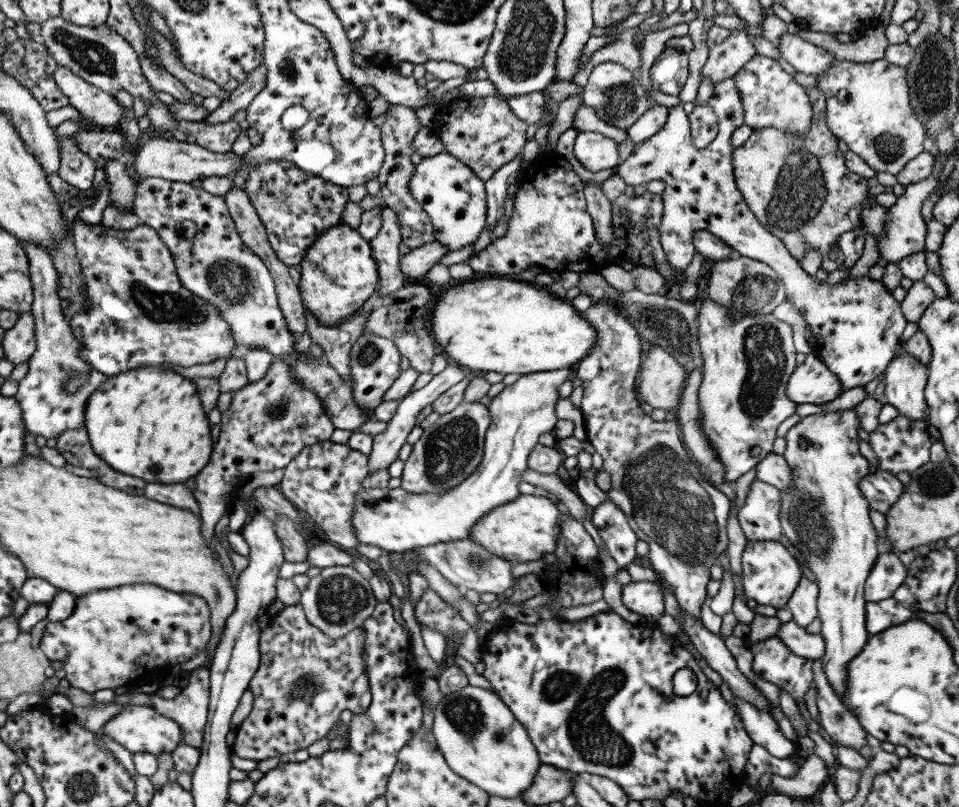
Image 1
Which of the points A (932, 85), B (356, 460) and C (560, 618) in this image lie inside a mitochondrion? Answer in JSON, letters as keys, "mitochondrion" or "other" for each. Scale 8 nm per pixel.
{"A":"mitochondrion","B":"other","C":"other"}

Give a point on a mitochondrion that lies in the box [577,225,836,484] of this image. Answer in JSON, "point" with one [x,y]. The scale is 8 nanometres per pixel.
{"point":[764,360]}

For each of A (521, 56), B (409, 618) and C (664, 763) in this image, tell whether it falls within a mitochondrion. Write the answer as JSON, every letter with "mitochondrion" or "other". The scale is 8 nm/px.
{"A":"mitochondrion","B":"other","C":"other"}

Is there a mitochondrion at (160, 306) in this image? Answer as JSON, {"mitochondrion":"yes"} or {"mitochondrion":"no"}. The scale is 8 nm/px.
{"mitochondrion":"yes"}

